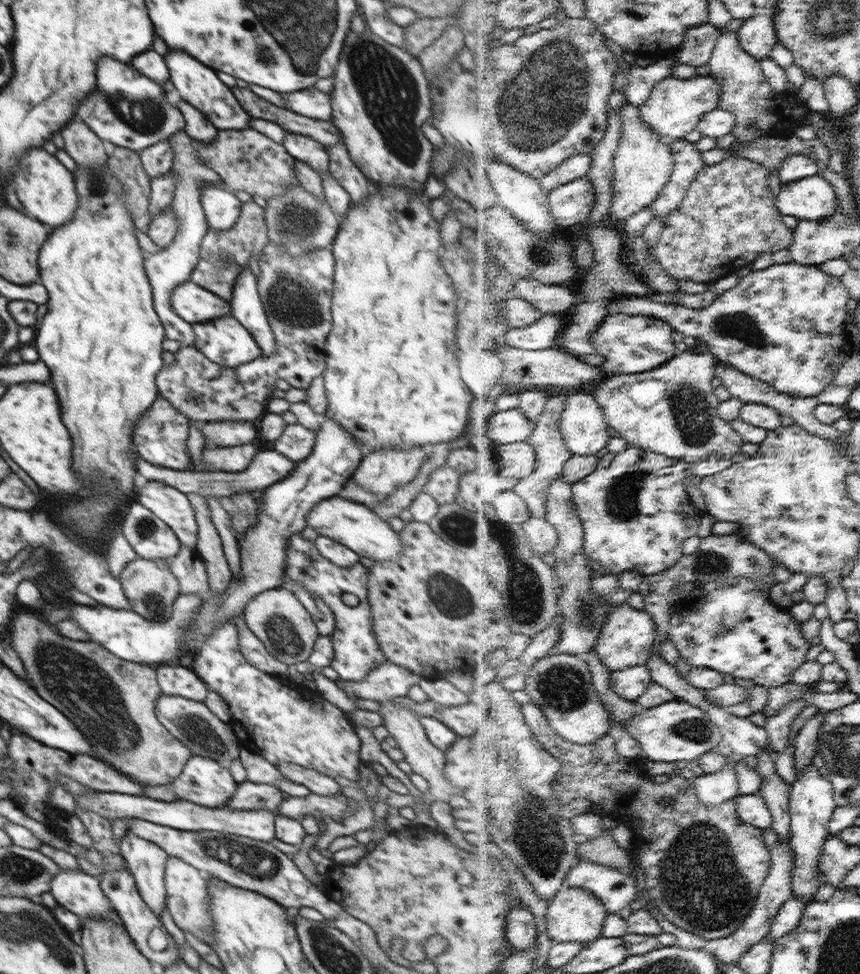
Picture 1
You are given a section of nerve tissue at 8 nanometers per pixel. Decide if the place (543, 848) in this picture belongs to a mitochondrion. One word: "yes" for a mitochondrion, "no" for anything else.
yes

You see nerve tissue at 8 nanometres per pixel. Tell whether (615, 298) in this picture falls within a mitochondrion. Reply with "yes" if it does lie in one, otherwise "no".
no

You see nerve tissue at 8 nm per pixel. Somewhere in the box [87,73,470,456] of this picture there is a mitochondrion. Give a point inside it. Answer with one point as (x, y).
(142, 114)

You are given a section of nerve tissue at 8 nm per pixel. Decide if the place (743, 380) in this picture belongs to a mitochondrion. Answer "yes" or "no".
no

